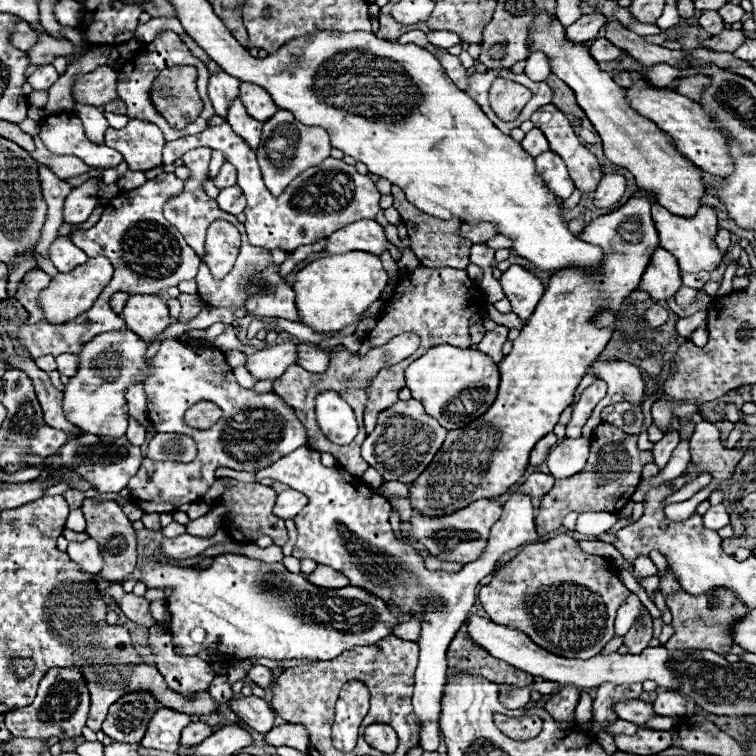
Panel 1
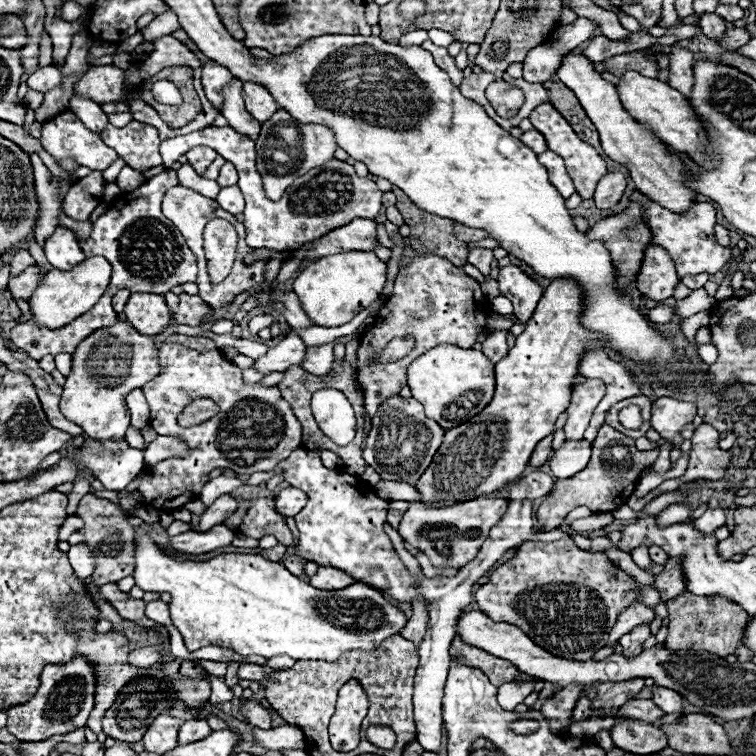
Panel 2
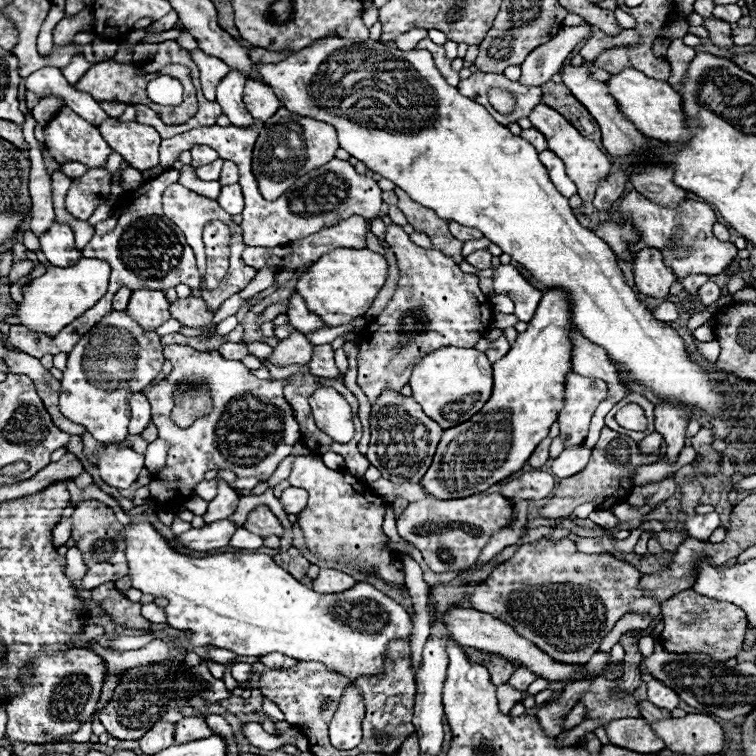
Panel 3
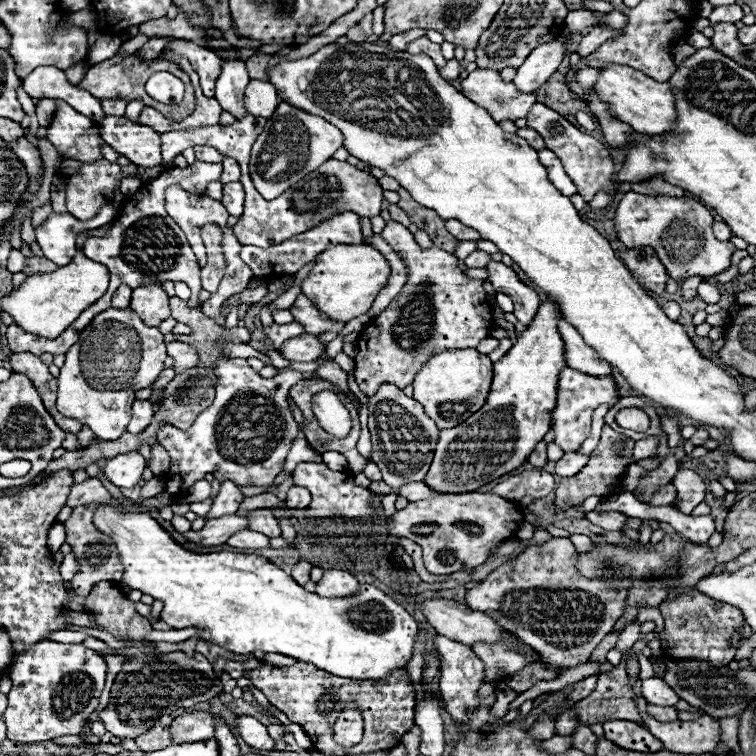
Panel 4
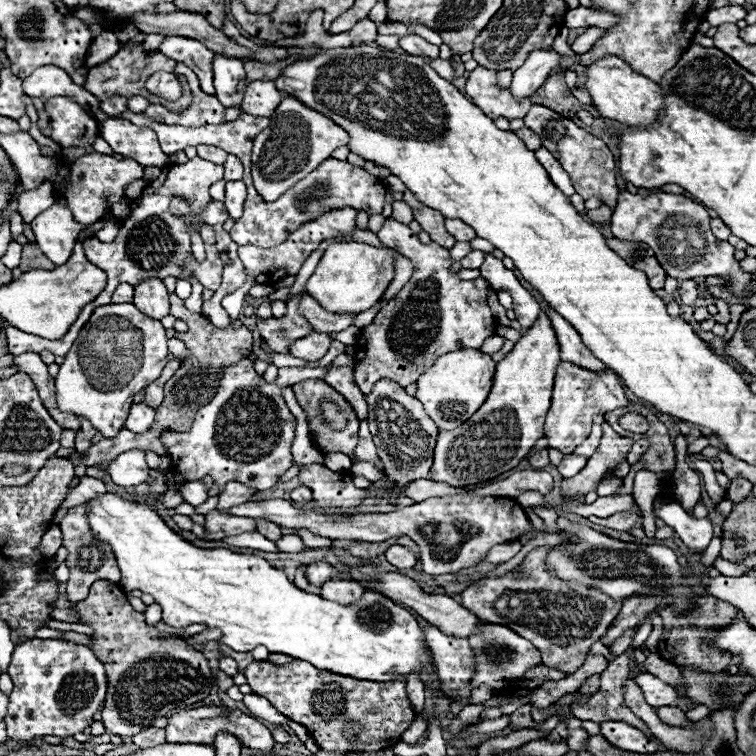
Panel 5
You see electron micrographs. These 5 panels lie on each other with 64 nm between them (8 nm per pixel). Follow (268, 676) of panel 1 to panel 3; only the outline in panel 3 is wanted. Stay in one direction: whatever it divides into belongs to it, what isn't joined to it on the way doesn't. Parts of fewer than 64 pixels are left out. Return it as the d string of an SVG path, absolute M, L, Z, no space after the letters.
M236 662L232 666L232 676L238 680L238 682L246 682L250 676L252 676L252 666L246 664L246 662Z

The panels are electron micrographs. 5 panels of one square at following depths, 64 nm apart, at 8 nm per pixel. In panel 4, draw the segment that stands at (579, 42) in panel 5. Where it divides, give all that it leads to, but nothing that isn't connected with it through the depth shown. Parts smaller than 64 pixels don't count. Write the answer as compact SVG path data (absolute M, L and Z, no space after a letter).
M594 26L588 34L582 36L580 44L578 44L578 54L580 56L590 56L602 42L614 38L614 36L620 36L622 30L612 30L612 28L600 28L600 26Z

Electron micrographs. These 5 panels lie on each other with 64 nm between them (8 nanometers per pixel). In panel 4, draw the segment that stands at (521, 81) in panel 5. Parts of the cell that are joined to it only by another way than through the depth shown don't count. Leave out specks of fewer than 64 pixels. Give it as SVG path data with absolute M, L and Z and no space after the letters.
M566 30L562 36L548 42L546 46L538 46L536 50L532 50L526 62L516 70L516 78L512 84L524 94L536 92L560 66L566 54L568 40L570 40L570 30Z

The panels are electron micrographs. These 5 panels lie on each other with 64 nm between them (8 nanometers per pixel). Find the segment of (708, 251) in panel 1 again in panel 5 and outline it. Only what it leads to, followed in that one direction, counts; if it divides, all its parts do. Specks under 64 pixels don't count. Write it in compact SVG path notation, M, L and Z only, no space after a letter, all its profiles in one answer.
M624 190L618 194L618 206L614 208L610 228L620 240L646 242L654 250L664 272L676 280L720 276L724 280L722 290L728 290L738 298L750 292L754 274L744 272L734 258L734 248L728 242L720 242L712 234L710 214L706 208L686 196L672 196L666 192L640 196Z

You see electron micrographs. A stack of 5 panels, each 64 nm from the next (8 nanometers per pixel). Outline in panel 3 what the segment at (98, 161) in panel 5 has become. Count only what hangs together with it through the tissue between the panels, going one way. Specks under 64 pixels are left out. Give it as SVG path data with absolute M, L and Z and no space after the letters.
M106 166L88 168L84 176L72 180L66 194L66 210L78 220L88 220L96 206L108 200L110 186L112 174Z

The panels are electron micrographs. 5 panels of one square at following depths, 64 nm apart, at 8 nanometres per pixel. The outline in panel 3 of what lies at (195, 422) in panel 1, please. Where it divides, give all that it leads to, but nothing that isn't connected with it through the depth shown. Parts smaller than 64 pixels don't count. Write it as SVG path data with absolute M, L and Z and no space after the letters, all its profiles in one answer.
M186 382L176 384L174 392L174 408L170 414L170 420L180 426L188 428L192 422L212 410L212 396L204 384L190 386Z

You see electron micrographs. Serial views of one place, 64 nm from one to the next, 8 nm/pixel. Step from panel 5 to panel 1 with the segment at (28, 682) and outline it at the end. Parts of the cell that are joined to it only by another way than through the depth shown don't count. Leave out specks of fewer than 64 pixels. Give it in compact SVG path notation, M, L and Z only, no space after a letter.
M78 666L72 668L50 668L44 678L40 680L38 694L32 704L24 708L16 708L6 712L6 728L16 738L52 738L58 736L60 740L78 736L86 726L90 710L90 692L84 680L84 674Z

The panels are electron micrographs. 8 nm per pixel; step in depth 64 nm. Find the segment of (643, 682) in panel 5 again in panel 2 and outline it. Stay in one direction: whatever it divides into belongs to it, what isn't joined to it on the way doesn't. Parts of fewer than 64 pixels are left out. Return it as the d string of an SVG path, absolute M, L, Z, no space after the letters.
M652 686L652 702L662 708L666 714L674 714L674 712L680 712L682 710L682 698L680 694L676 694L674 690L670 688L664 688L664 686Z

